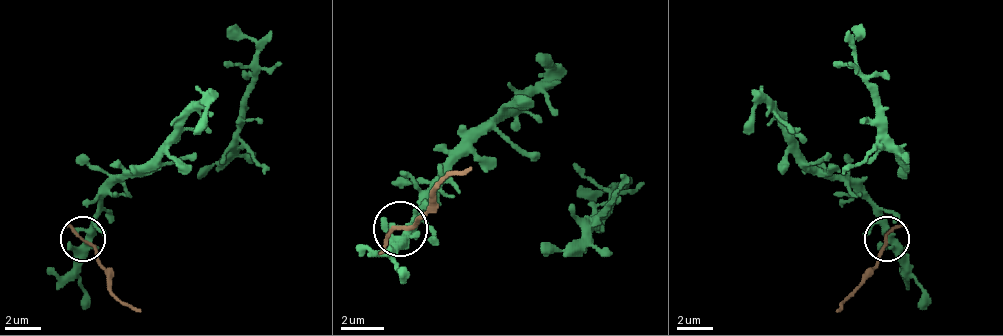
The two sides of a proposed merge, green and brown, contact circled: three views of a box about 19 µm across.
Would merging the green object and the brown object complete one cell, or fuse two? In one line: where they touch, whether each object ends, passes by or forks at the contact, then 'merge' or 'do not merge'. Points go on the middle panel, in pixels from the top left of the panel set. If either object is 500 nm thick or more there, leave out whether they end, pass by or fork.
place (400, 229); green forks; brown passes by; merge

